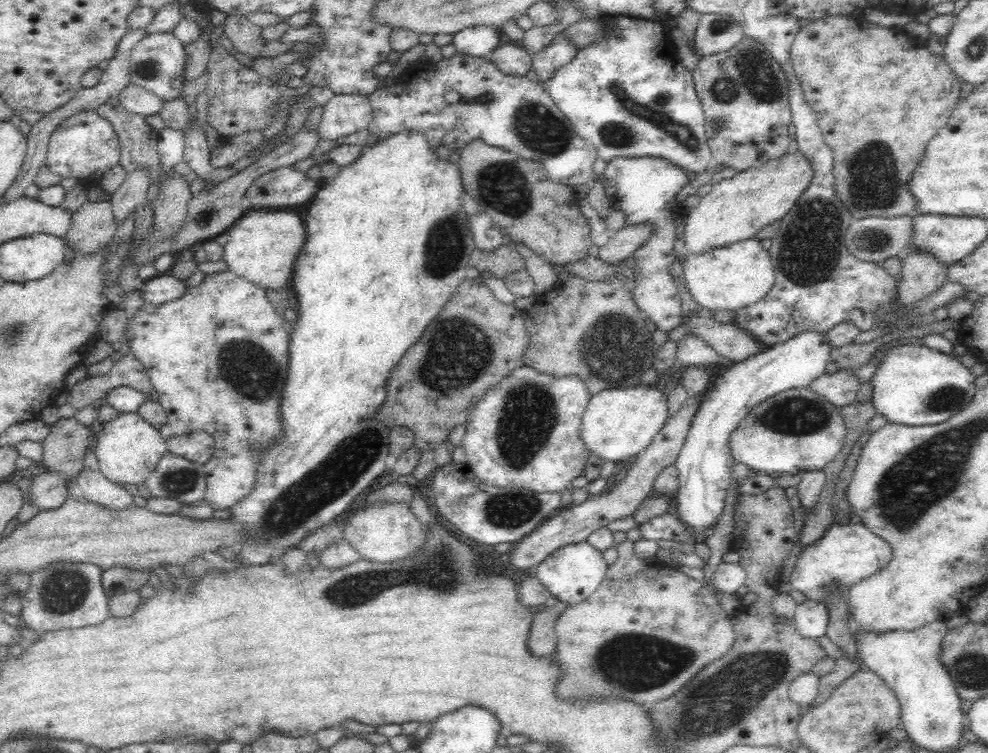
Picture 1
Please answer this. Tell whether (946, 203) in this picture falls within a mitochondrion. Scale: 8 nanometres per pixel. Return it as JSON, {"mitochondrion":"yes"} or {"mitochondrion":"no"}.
{"mitochondrion":"no"}

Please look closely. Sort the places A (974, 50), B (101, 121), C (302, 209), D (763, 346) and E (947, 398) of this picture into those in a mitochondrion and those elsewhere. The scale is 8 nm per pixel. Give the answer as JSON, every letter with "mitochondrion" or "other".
{"A":"mitochondrion","B":"other","C":"other","D":"other","E":"mitochondrion"}

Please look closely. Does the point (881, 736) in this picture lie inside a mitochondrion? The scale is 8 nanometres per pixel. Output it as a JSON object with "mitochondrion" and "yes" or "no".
{"mitochondrion":"no"}

